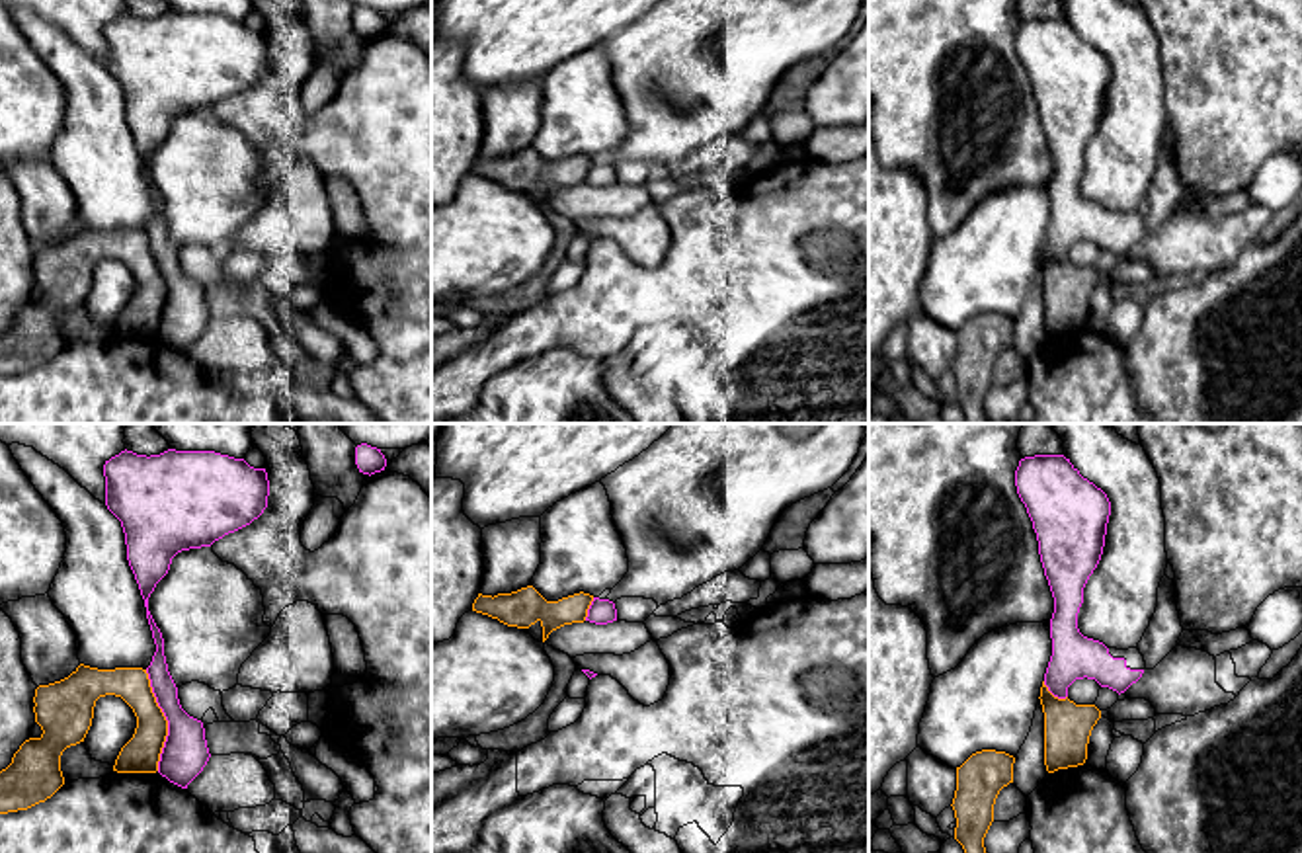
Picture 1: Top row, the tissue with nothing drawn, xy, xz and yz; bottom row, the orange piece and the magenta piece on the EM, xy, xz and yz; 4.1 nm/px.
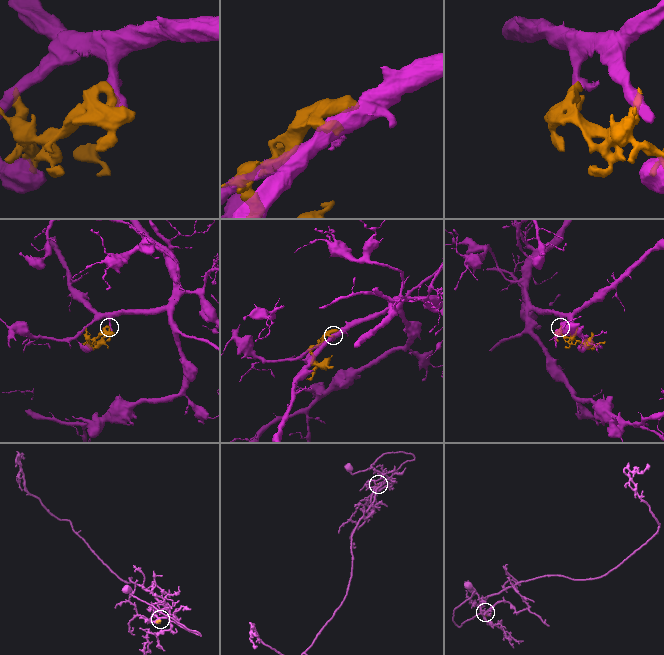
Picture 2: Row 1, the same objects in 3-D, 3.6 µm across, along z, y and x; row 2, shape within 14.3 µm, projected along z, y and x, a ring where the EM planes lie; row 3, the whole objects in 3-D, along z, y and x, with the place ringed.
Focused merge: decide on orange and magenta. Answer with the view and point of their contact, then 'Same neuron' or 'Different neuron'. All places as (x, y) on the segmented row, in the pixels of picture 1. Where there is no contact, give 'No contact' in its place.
Touches orange at xy (166, 721). Different neuron

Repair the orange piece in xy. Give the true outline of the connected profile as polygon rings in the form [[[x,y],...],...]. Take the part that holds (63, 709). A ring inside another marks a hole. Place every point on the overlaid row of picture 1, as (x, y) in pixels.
[[[80,664],[68,677],[35,689],[33,712],[43,734],[25,740],[12,763],[0,771],[0,814],[45,802],[64,785],[61,755],[84,742],[96,701],[105,695],[121,697],[137,716],[135,734],[121,748],[113,771],[158,771],[168,720],[156,703],[146,670],[98,670]]]

